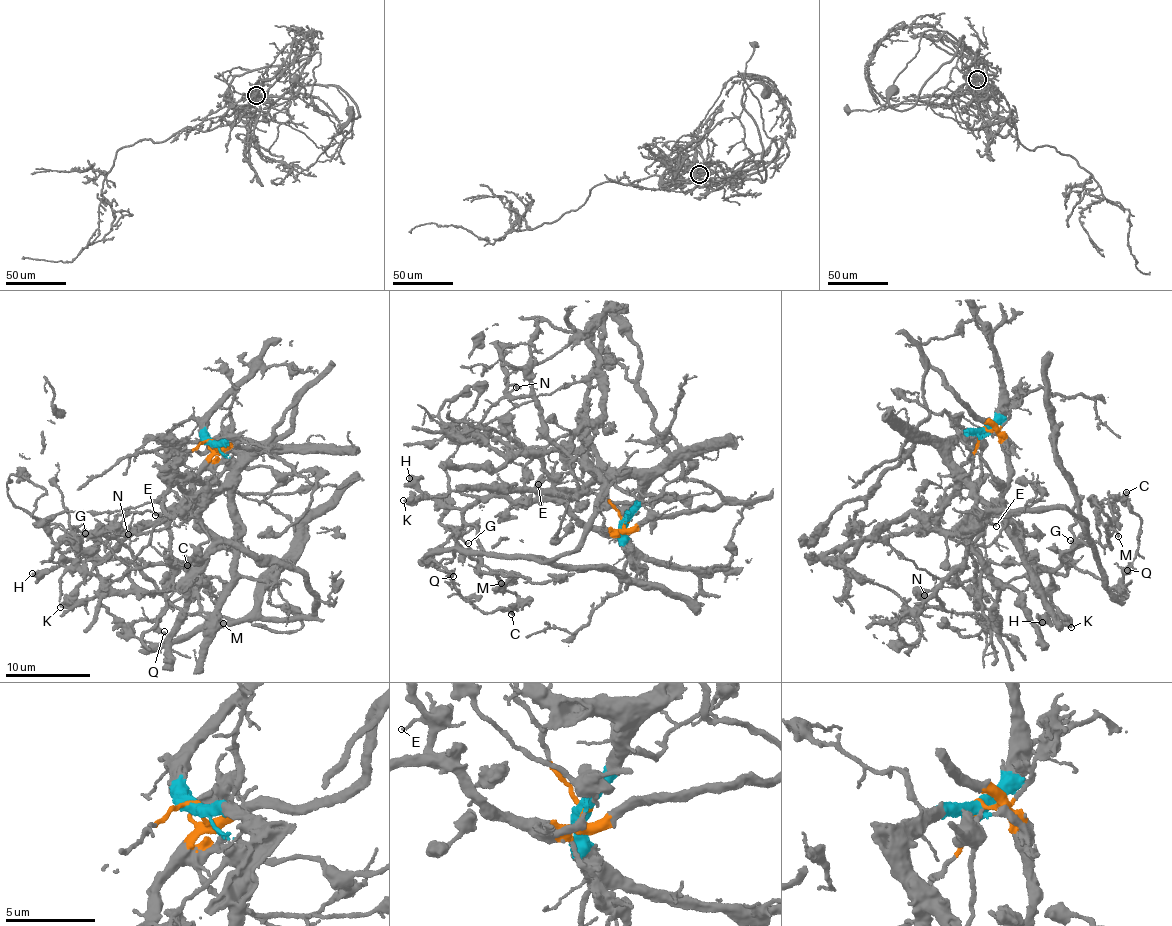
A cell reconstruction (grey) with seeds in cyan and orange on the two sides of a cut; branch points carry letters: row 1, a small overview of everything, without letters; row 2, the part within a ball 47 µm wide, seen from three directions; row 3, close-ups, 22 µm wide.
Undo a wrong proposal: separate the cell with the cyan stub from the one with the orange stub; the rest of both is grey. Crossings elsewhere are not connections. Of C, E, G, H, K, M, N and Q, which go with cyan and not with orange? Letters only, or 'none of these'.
N

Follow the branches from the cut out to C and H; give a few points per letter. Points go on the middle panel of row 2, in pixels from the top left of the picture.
C: (625, 519), (588, 526), (562, 504), (503, 497), (466, 507), (431, 562), (486, 613), (511, 614)
H: (625, 519), (621, 529), (588, 526), (562, 504), (547, 501), (518, 508), (503, 497), (448, 509), (409, 478)

